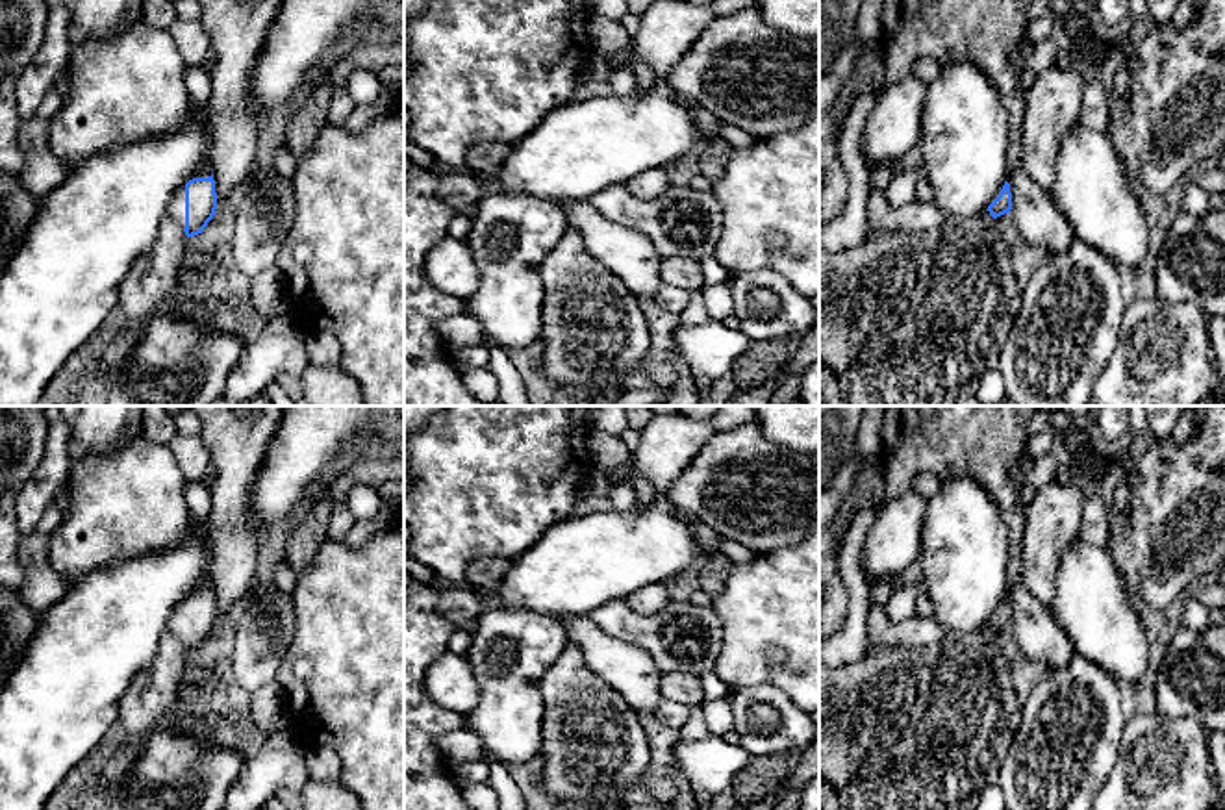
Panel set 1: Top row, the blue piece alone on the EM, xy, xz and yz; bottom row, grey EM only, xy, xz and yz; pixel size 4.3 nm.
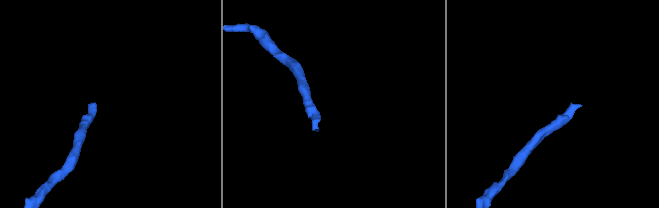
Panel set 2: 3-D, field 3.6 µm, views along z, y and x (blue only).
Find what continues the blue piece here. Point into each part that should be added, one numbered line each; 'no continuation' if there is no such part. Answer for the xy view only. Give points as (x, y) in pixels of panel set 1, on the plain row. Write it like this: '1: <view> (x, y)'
1: xy (176, 627)

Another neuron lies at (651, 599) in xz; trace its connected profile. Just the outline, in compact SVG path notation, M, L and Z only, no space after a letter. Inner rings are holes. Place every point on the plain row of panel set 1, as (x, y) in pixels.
M652 584L638 589L634 595L628 595L625 601L632 612L652 615L663 610L671 602L671 597L663 584Z

